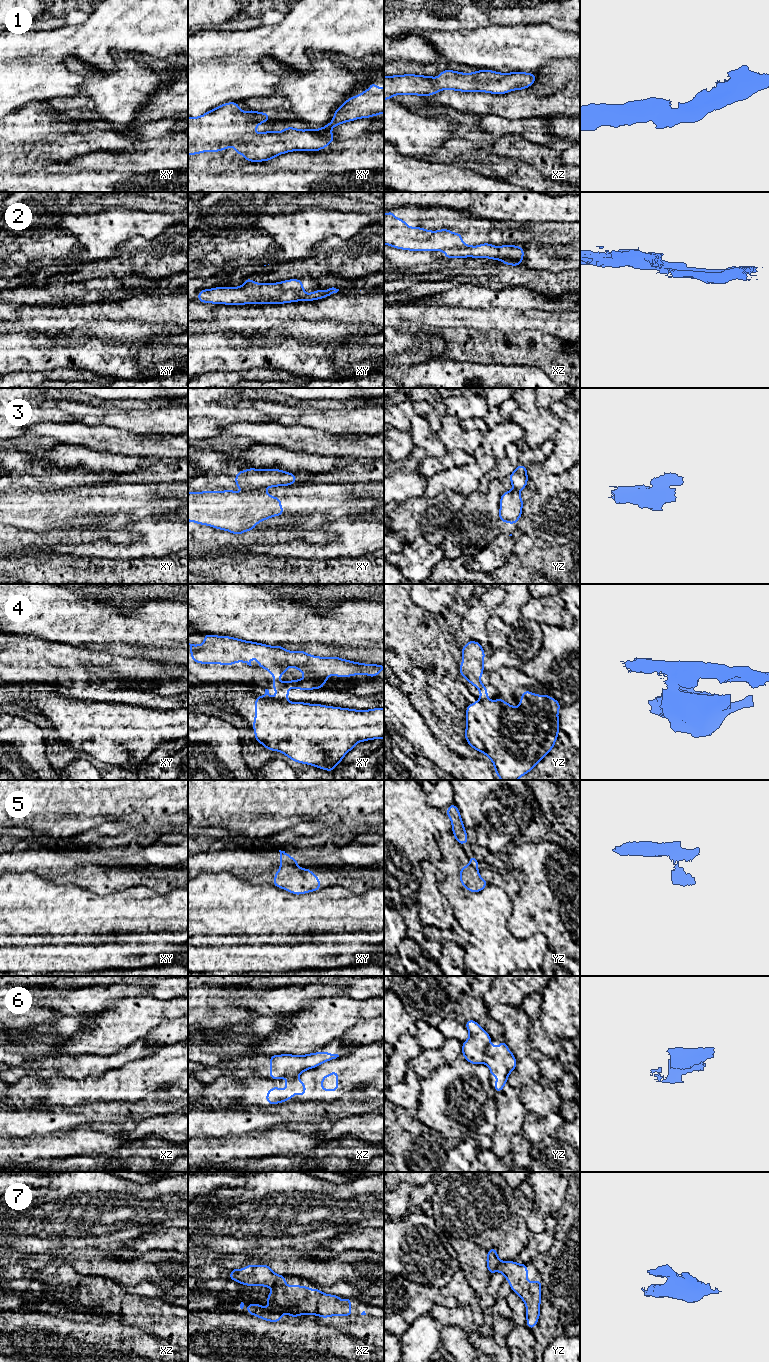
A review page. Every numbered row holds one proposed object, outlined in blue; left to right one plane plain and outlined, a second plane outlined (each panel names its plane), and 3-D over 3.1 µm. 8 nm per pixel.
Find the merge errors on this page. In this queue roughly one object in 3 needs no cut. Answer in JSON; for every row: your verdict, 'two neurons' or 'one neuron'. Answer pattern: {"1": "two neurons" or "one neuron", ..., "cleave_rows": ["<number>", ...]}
{"1": "one neuron", "2": "two neurons", "3": "two neurons", "4": "two neurons", "5": "two neurons", "6": "two neurons", "7": "one neuron", "cleave_rows": ["2", "3", "4", "5", "6"]}

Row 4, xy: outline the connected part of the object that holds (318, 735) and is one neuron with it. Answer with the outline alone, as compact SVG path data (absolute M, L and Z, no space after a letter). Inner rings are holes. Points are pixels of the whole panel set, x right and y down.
M258 696L253 729L255 740L266 749L281 752L295 762L332 772L357 743L384 738L384 708L355 710Z

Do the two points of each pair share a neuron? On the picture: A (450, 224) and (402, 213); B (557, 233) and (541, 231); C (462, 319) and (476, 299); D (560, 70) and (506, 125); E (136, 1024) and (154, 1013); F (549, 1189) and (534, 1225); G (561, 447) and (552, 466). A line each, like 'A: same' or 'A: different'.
A: same
B: same
C: different
D: different
E: same
F: same
G: same

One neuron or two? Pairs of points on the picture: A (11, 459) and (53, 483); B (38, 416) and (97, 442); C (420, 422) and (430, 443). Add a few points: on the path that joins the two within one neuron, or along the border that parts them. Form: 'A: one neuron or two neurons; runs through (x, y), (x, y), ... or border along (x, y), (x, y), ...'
A: one neuron; runs through (21, 469), (43, 474)
B: two neurons; border along (75, 421), (39, 422), (35, 425)
C: one neuron; runs through (420, 427), (430, 438)

